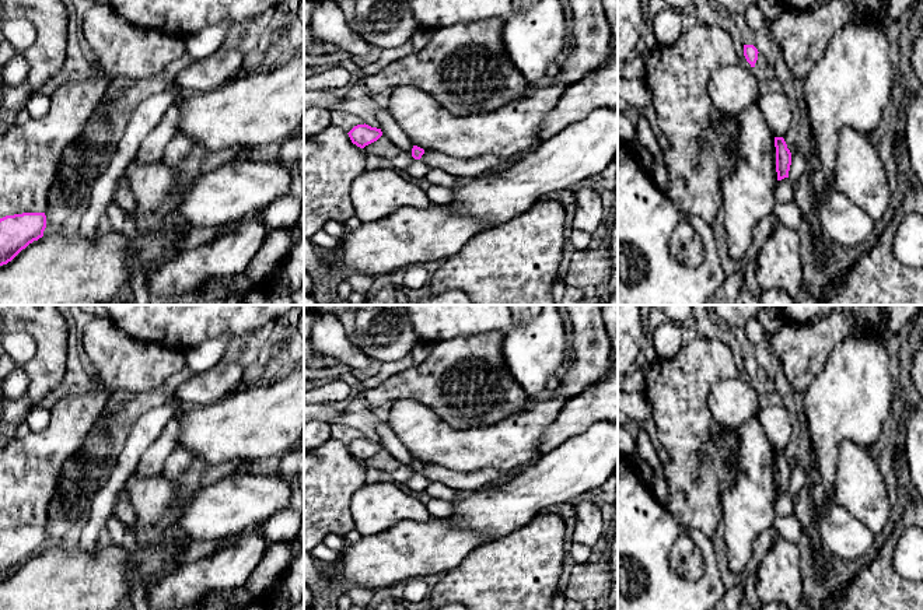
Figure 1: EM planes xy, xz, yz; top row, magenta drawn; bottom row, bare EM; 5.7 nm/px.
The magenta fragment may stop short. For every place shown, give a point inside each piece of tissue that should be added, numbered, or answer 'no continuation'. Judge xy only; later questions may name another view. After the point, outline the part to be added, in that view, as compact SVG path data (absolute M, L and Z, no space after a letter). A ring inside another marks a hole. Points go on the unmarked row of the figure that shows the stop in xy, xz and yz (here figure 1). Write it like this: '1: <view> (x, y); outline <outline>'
no continuation

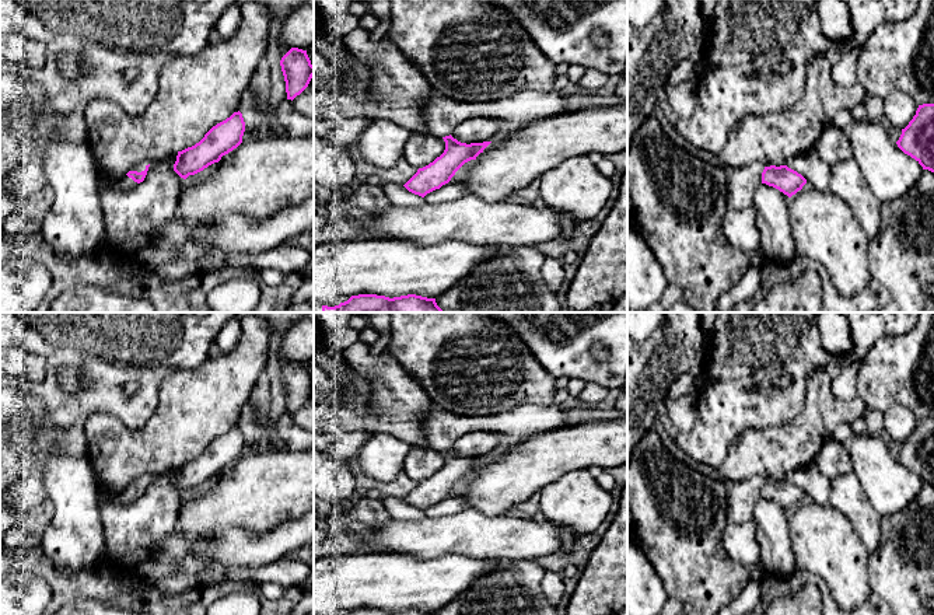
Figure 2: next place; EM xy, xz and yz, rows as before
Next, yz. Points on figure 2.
1: yz (742, 496); outline M751 478L741 482L727 482L727 517L732 524L752 521L756 502L762 497L763 478Z

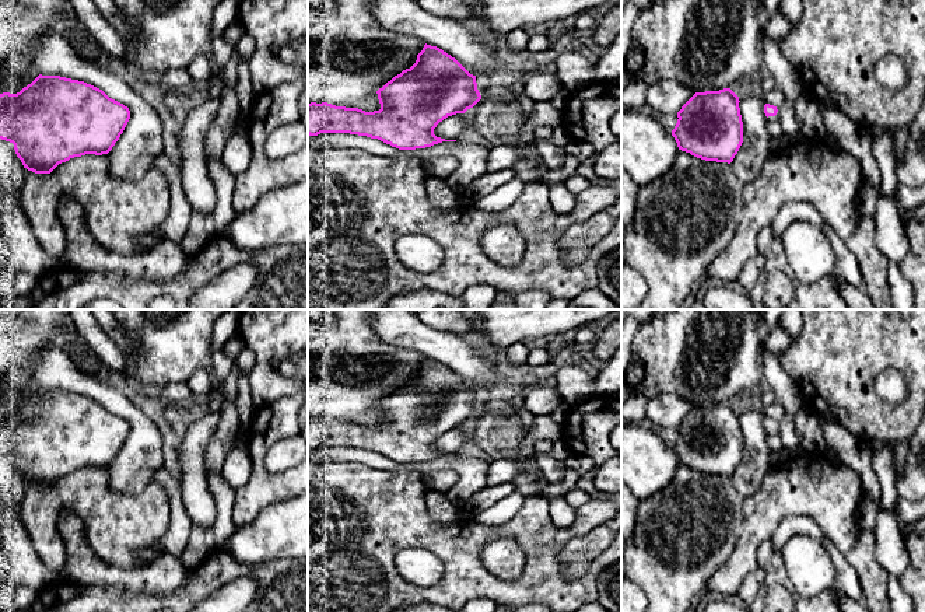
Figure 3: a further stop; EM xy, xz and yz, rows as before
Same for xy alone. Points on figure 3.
no continuation

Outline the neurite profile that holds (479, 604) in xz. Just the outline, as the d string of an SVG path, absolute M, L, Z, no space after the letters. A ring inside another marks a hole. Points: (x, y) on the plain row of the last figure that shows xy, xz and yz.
M487 598L470 599L460 612L495 612L497 604Z

